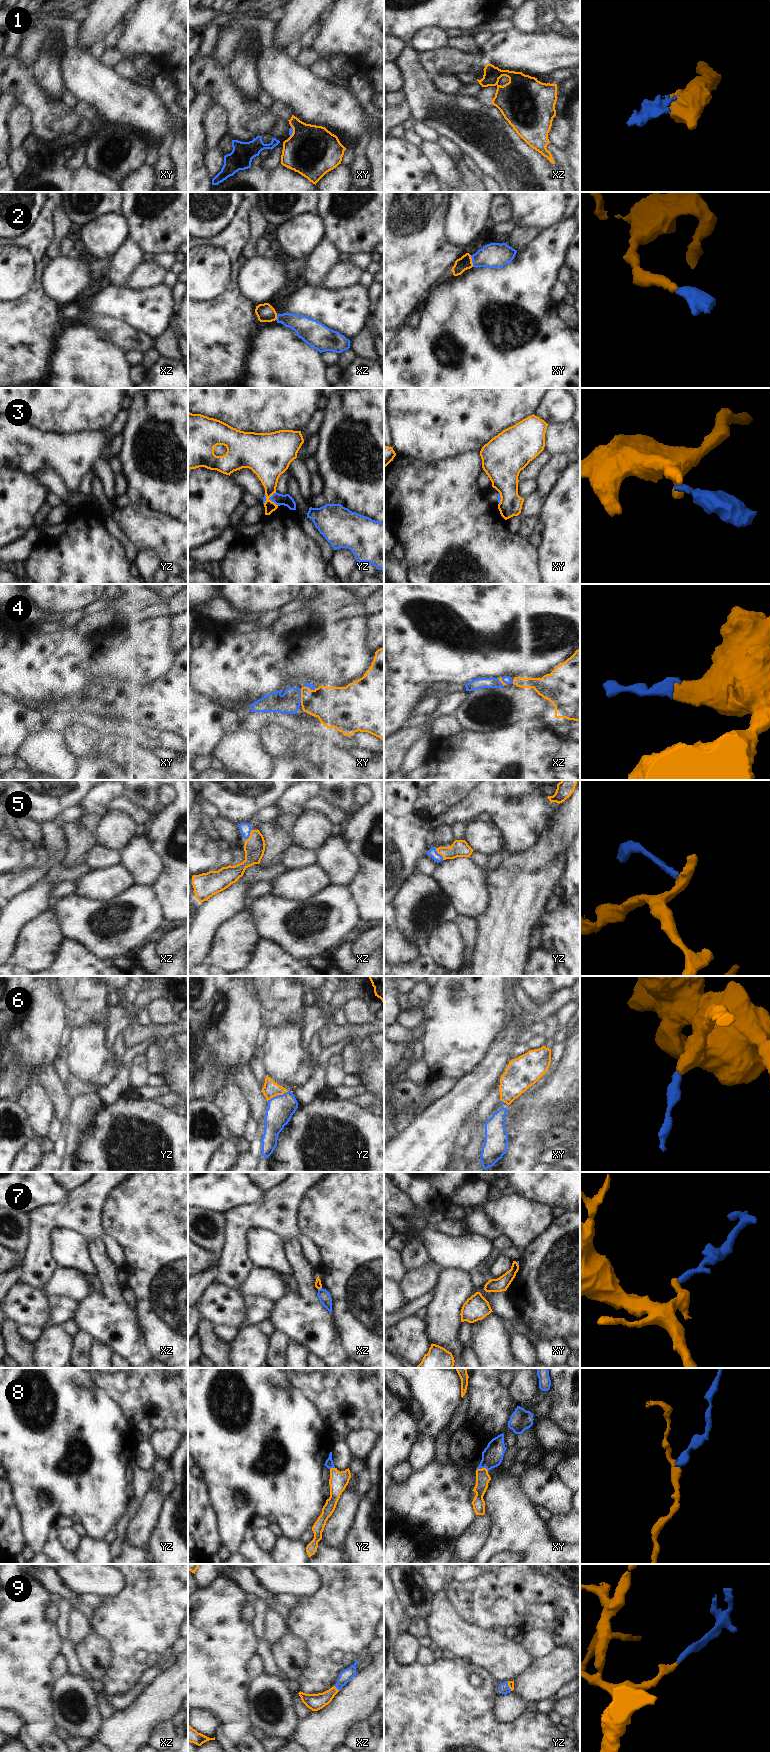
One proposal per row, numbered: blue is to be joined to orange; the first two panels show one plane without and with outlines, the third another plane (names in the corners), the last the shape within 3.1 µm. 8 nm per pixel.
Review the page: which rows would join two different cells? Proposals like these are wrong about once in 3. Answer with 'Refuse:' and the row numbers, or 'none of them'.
Refuse: 1, 3, 6, 7

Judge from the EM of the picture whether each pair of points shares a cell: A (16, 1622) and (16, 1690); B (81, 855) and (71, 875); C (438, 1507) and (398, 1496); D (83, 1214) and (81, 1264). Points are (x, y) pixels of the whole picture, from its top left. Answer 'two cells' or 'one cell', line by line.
A: one cell
B: two cells
C: one cell
D: two cells

